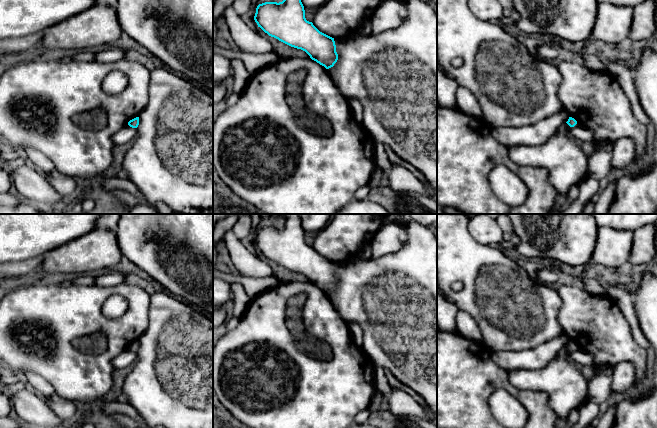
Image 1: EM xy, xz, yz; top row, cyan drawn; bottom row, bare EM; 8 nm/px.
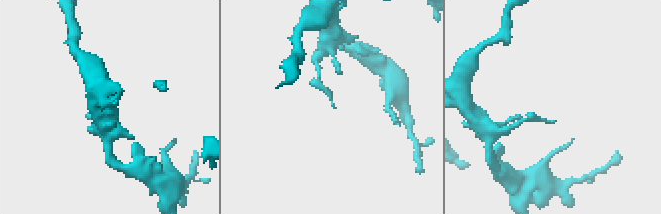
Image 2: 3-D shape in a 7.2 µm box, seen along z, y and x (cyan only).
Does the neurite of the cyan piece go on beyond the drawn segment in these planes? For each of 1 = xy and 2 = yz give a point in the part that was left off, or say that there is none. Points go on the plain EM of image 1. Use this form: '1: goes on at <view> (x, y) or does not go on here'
1: does not go on here
2: does not go on here

